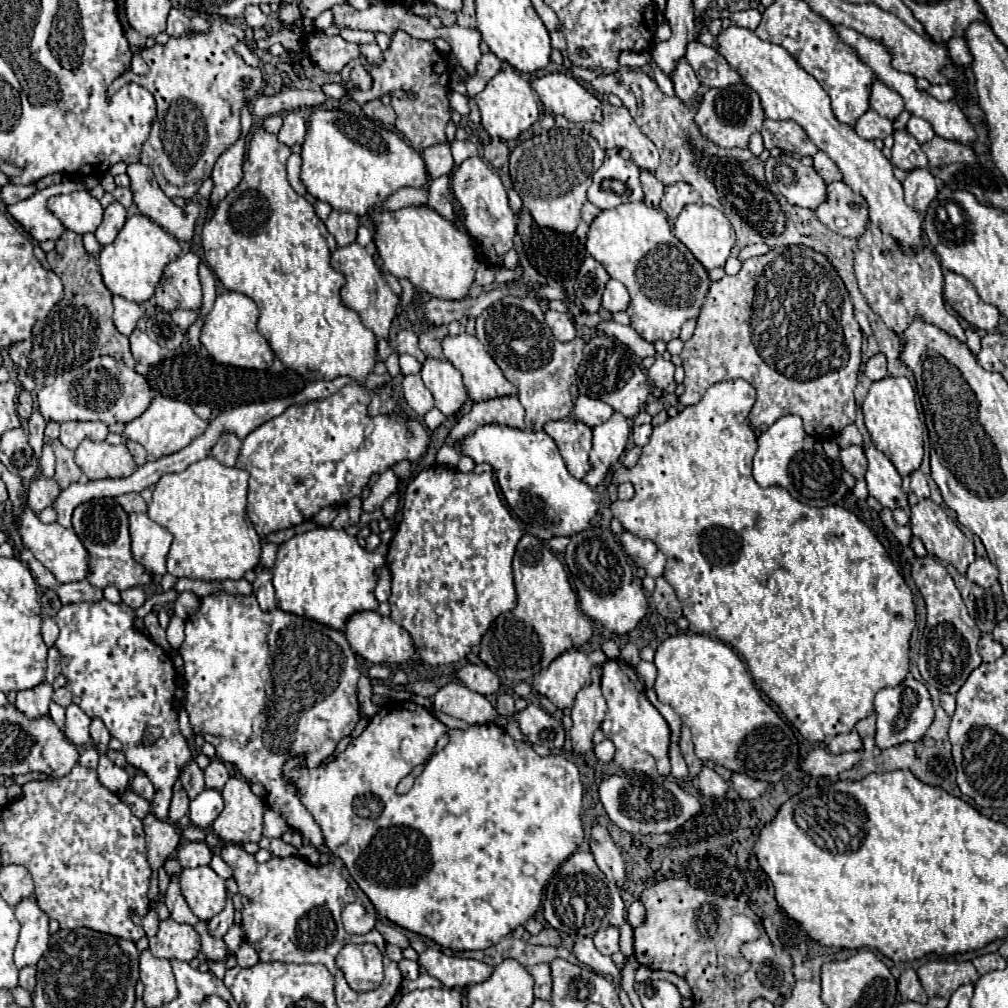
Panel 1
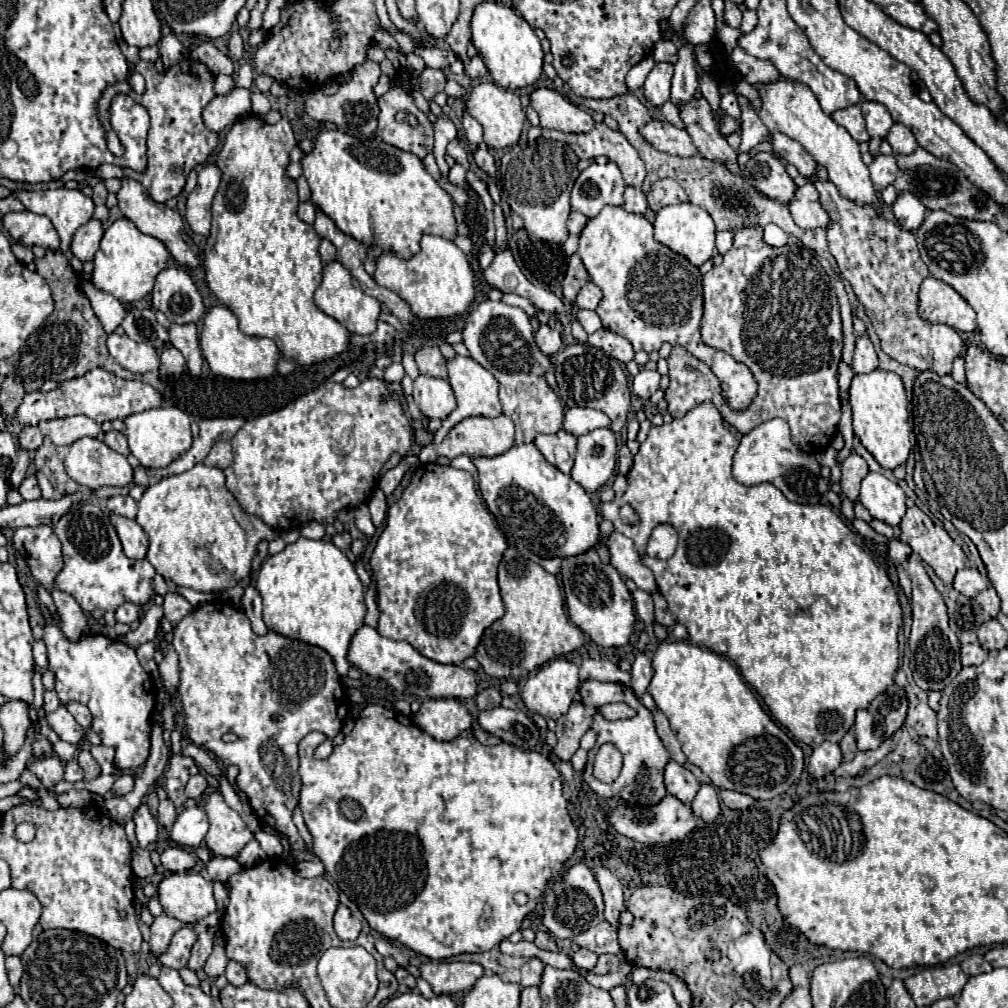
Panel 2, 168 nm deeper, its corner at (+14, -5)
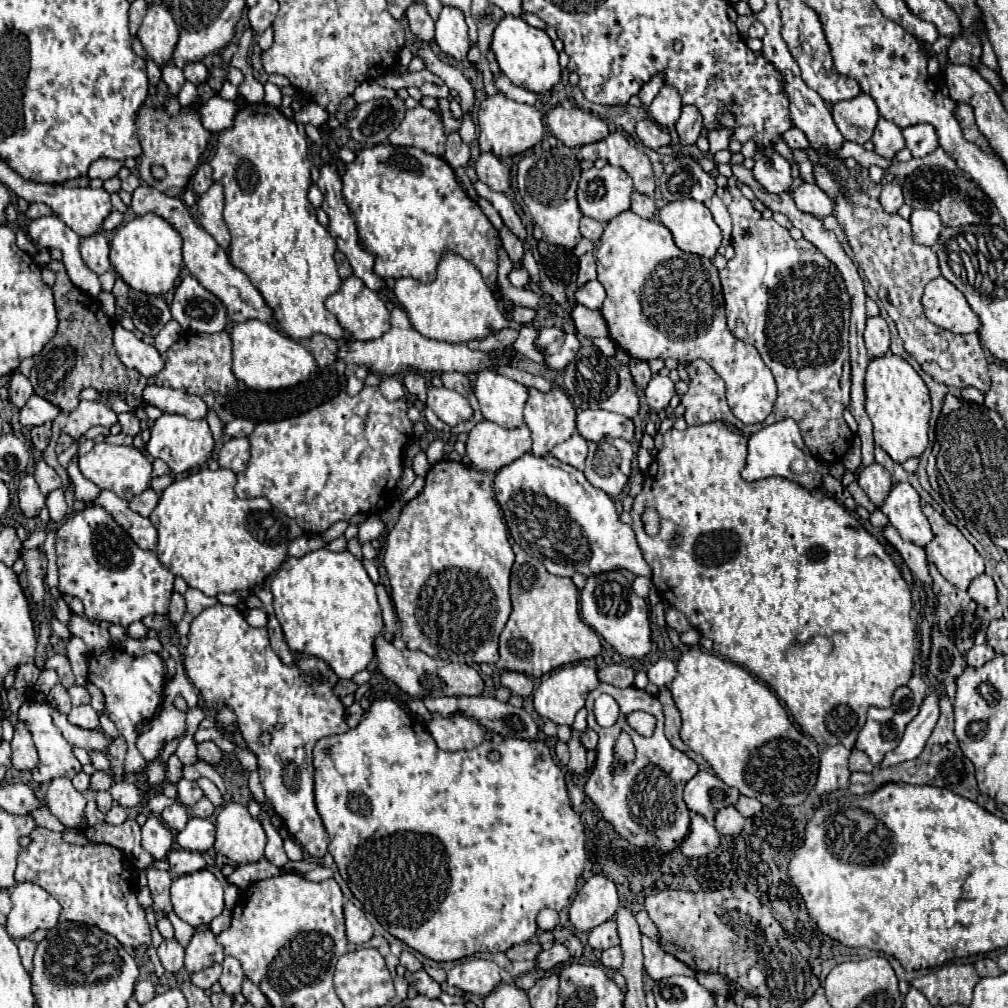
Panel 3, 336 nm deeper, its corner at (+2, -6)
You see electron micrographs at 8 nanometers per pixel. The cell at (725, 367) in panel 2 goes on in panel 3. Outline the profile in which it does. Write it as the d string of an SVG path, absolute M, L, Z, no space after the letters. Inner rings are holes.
M624 211L606 223L604 235L596 241L594 255L598 259L598 281L606 289L606 299L600 311L608 323L610 337L630 357L642 361L672 357L680 363L704 359L726 381L728 405L736 419L750 425L762 423L770 415L776 401L774 375L764 365L760 353L752 345L736 339L726 327L718 269L712 265L710 259L680 251L674 245L672 233L660 221L642 219L632 211Z

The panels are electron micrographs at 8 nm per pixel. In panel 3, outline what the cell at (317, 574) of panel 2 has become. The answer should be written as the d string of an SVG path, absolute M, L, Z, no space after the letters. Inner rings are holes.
M330 549L310 551L304 557L288 557L278 573L272 575L270 591L274 595L274 613L282 625L288 647L294 653L306 653L324 659L340 679L352 679L358 671L366 669L374 657L374 637L384 629L382 611L376 601L374 583L364 571L362 563L350 553L334 553Z

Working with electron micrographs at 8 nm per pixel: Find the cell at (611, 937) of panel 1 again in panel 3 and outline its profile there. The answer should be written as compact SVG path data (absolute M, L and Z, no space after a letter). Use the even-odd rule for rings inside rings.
M608 919L606 923L598 925L588 935L588 945L592 949L596 949L596 951L604 951L604 949L616 947L618 943L620 943L620 939L618 939L618 933L616 933L616 921L614 919Z

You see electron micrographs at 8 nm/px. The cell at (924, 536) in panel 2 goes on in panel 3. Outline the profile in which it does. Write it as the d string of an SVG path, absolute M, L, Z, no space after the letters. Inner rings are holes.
M924 505L922 511L928 517L932 533L934 533L934 539L926 545L928 557L934 561L934 565L938 567L938 571L942 573L944 579L948 579L952 585L956 585L960 589L968 589L970 581L976 575L984 573L984 559L978 555L978 551L974 549L974 545L958 531L958 527L954 527L952 523L948 523L938 511L934 511L930 505Z

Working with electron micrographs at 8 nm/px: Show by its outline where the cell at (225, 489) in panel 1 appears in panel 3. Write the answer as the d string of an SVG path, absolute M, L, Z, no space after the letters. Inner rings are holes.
M200 467L196 473L190 473L166 487L160 495L160 503L150 513L150 521L158 529L160 563L170 567L174 575L182 577L188 583L188 587L200 589L208 597L256 587L256 583L262 583L266 575L278 571L282 561L288 557L288 545L296 537L304 535L304 531L296 525L294 519L274 509L266 499L238 499L234 493L232 471L212 471L208 467Z

